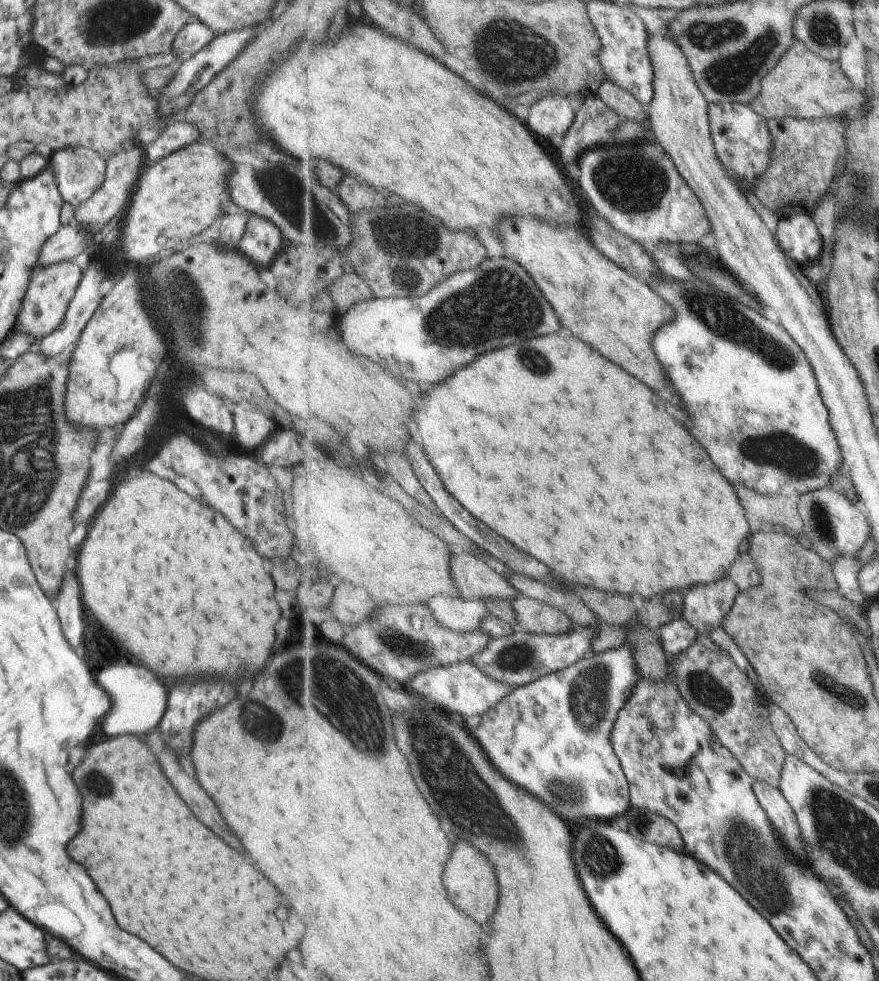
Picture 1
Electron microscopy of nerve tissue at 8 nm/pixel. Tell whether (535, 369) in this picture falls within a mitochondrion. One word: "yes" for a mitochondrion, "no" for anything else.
yes

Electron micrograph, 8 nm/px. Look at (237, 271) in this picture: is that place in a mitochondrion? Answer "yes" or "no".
no

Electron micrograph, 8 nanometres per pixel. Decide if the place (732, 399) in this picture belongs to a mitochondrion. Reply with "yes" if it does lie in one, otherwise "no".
no

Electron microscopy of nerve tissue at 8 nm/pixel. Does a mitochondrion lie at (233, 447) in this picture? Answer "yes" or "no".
no

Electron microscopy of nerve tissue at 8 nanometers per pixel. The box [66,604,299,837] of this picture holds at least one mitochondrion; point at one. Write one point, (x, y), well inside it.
(256, 719)

